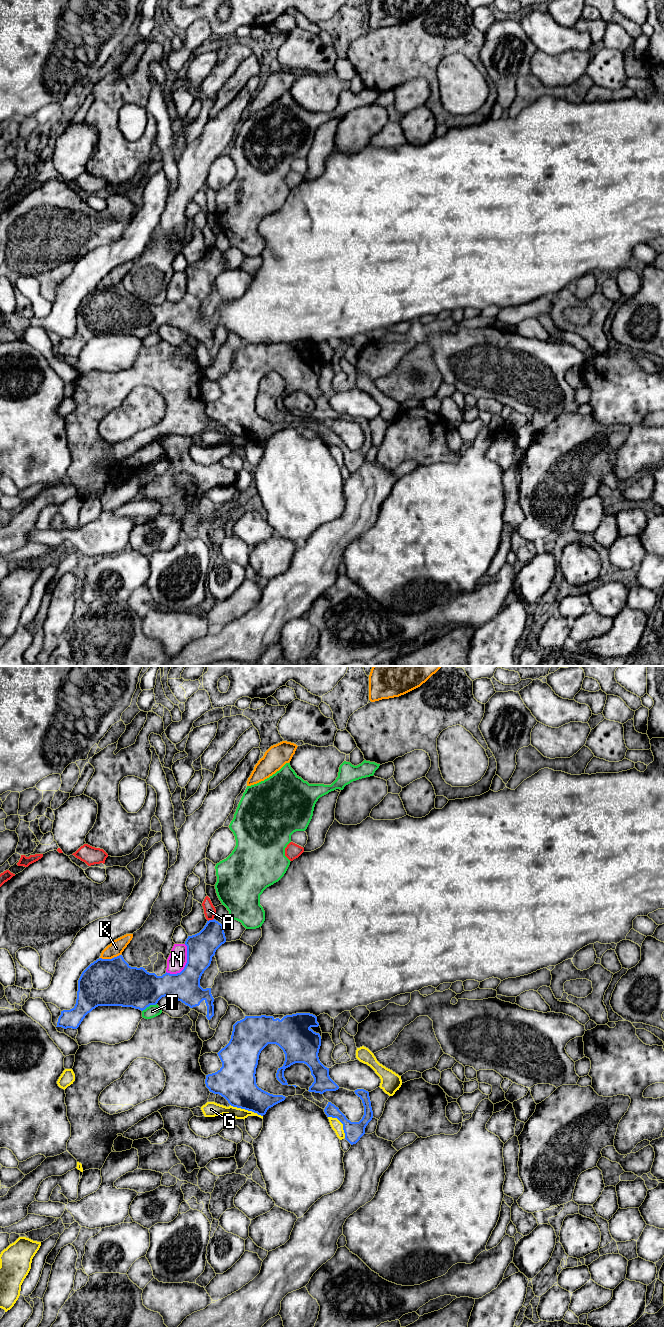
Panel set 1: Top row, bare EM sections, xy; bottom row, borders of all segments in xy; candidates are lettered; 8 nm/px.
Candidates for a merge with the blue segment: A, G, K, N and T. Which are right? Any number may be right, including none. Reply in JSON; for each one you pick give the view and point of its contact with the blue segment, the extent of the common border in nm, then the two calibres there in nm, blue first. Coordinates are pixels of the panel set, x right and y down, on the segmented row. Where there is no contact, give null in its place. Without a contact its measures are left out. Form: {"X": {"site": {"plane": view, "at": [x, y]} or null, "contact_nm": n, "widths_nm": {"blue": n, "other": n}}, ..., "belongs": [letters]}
{"belongs": []}

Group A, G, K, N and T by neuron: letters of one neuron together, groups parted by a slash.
A / G / K / N / T

